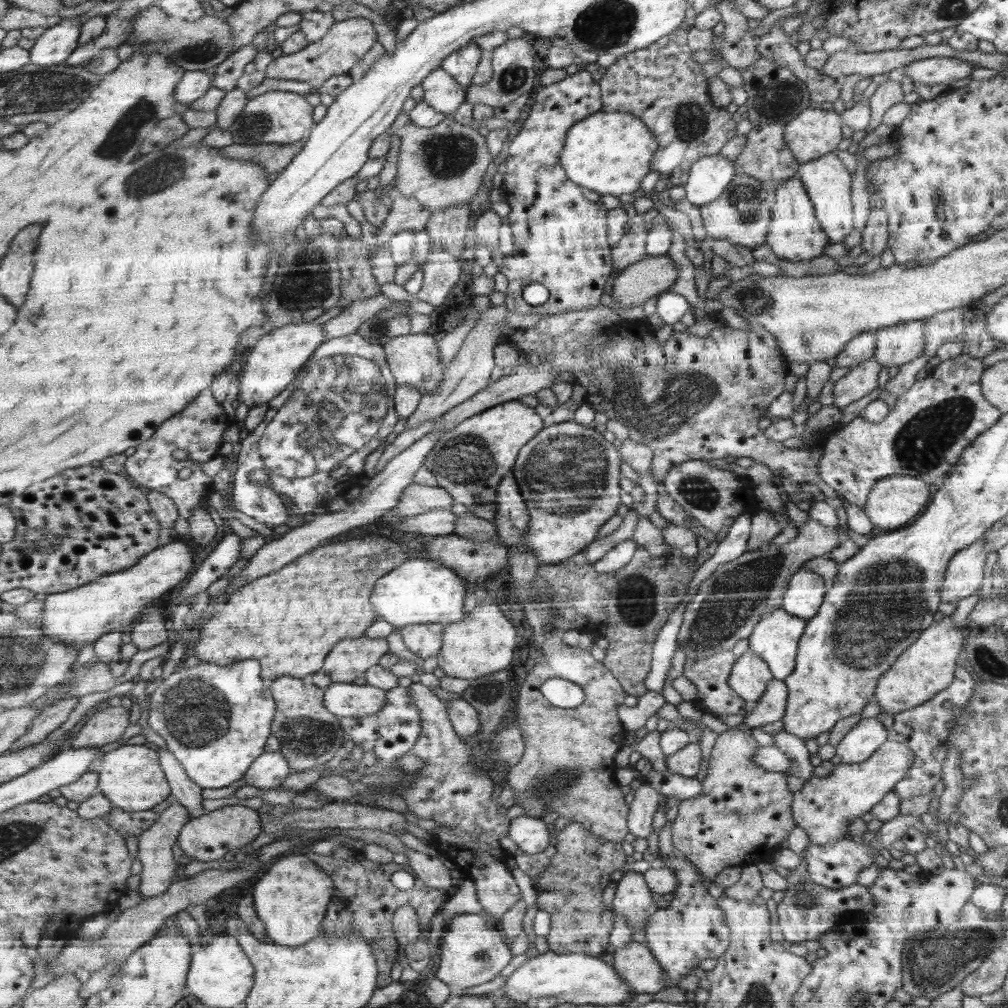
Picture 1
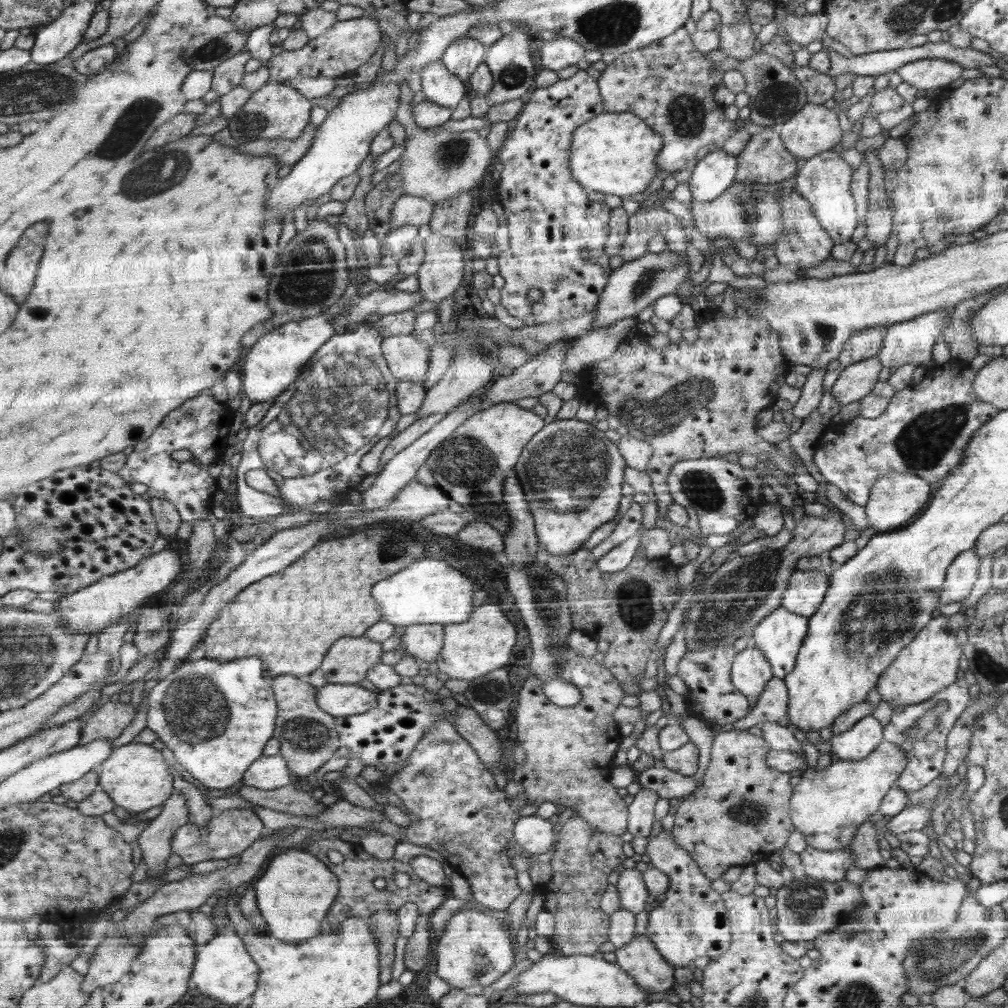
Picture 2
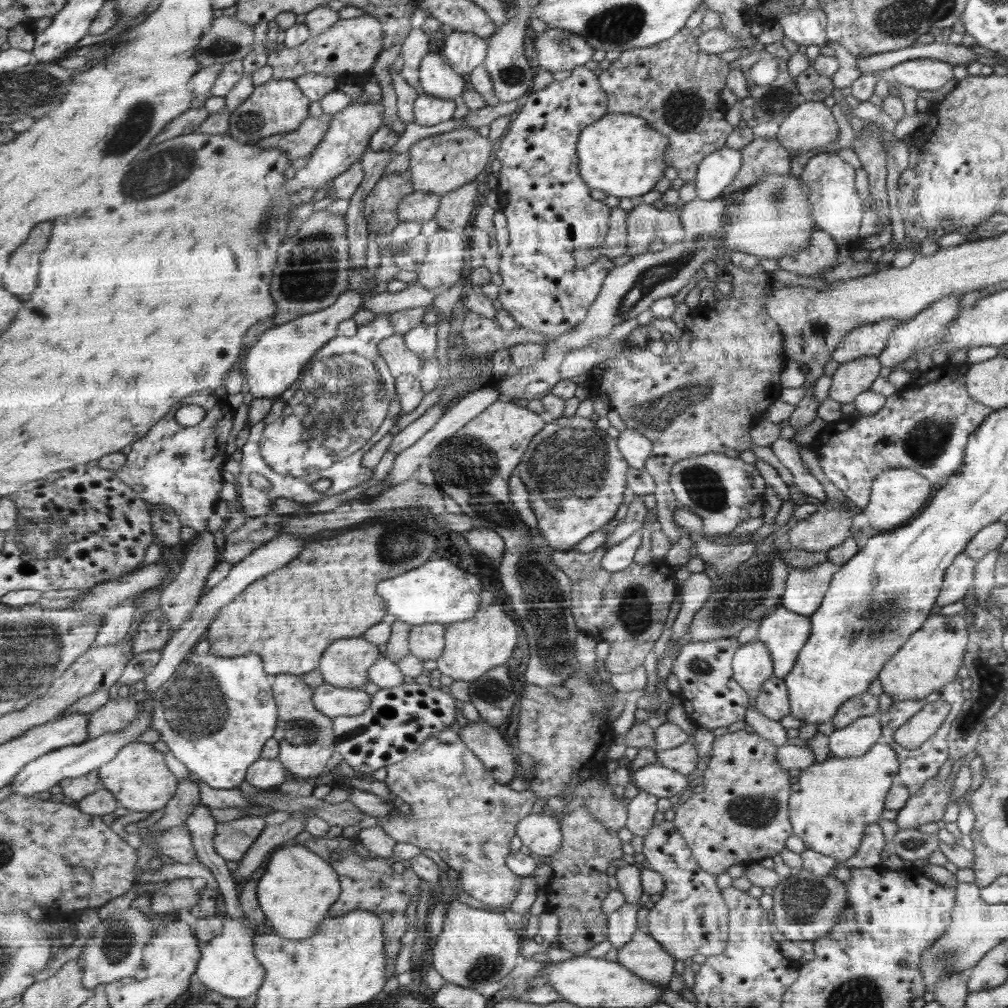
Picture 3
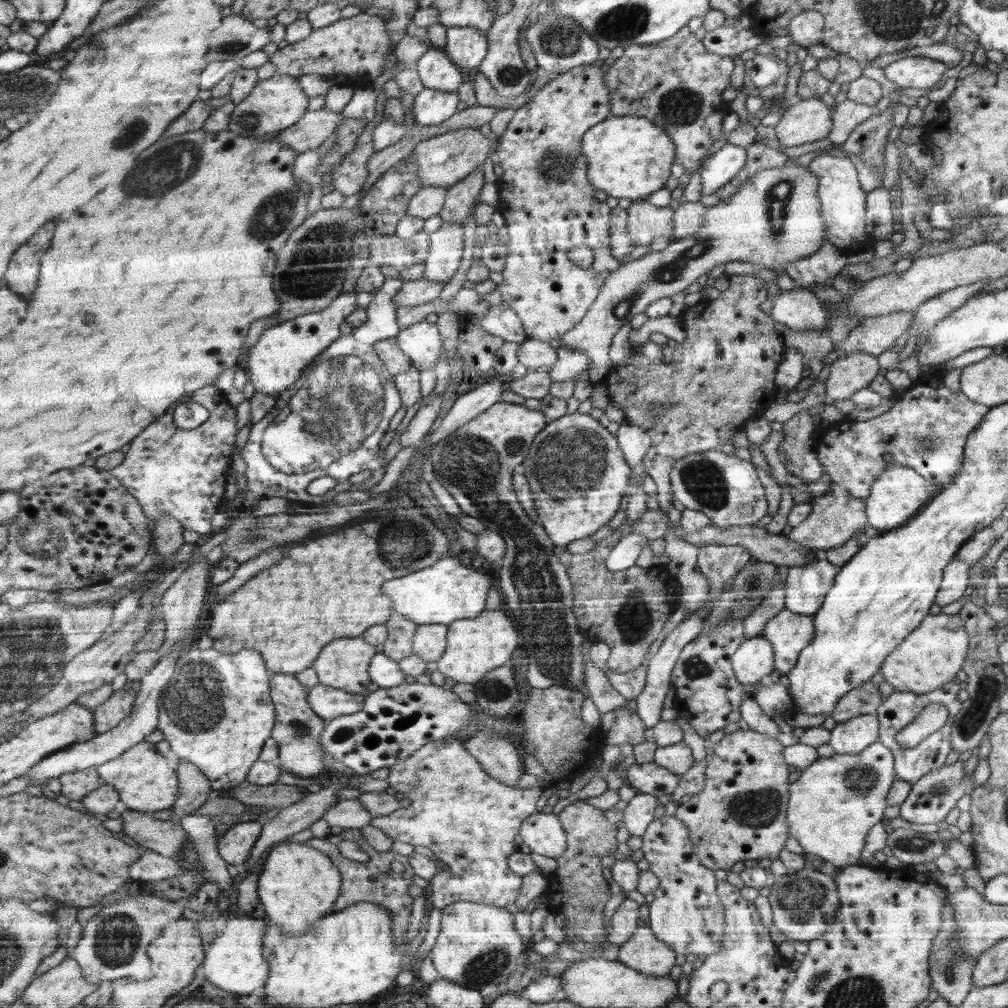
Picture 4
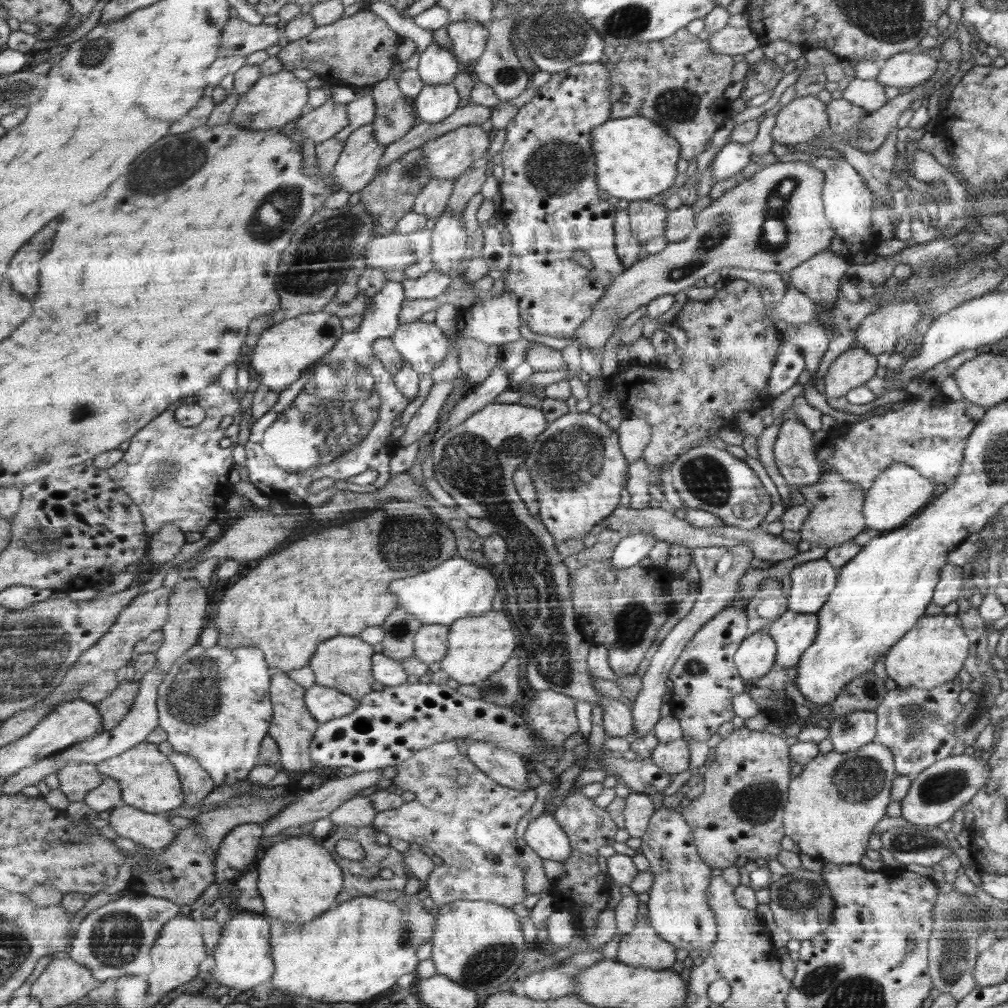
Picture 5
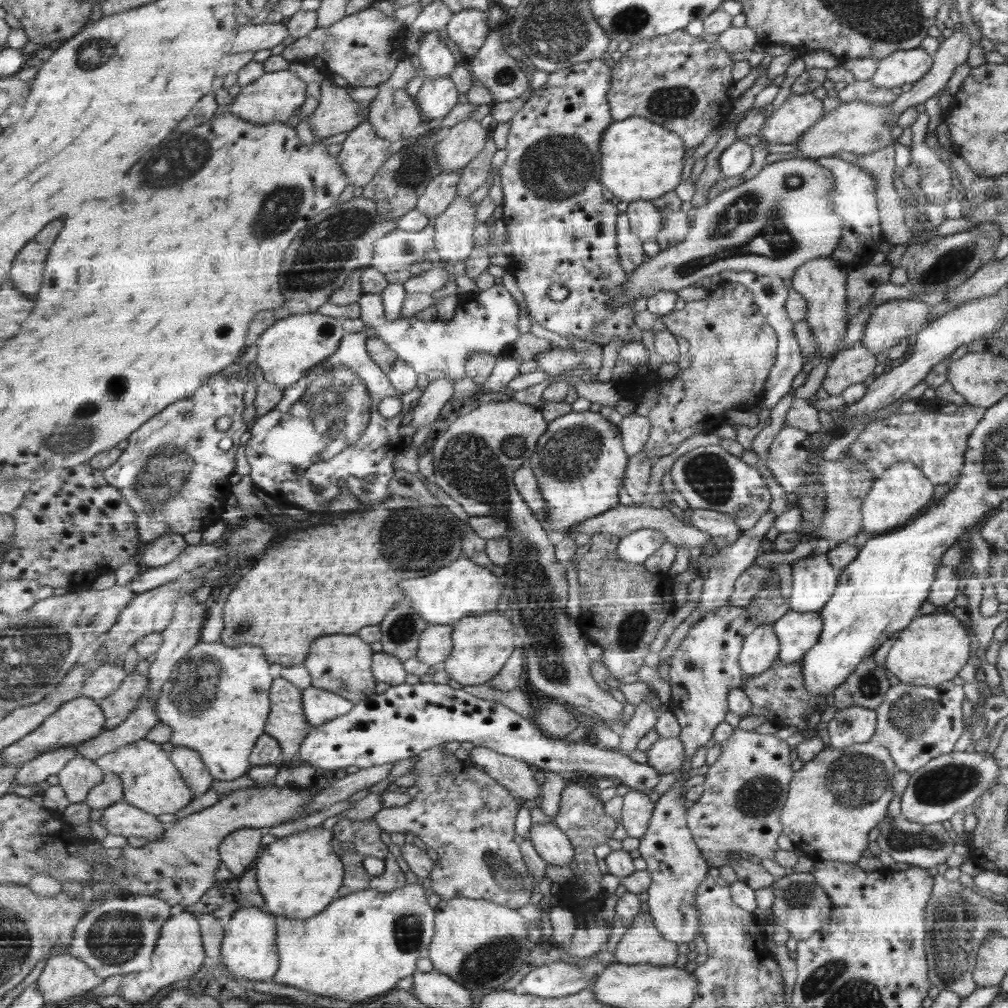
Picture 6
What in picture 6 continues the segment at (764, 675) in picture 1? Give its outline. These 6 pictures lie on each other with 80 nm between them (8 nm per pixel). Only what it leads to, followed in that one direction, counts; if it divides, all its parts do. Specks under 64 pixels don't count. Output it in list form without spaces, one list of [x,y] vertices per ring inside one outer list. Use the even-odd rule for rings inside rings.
[[[772,624],[752,627],[745,636],[740,665],[746,678],[761,675],[778,661],[780,640]]]

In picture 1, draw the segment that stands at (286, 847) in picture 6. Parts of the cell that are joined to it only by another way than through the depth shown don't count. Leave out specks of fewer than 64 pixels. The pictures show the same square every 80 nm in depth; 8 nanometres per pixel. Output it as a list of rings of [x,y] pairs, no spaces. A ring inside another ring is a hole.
[[[306,855],[283,856],[258,880],[252,900],[258,918],[266,924],[270,942],[286,947],[301,947],[322,934],[322,918],[336,891],[332,880]]]

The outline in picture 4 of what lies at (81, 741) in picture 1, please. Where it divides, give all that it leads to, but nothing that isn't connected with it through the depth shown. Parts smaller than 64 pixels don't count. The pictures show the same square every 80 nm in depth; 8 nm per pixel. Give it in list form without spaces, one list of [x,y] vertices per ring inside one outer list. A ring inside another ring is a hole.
[[[123,688],[115,691],[107,703],[95,710],[98,734],[114,730],[130,717],[136,708],[138,697],[139,694],[133,689],[126,690],[126,688]]]

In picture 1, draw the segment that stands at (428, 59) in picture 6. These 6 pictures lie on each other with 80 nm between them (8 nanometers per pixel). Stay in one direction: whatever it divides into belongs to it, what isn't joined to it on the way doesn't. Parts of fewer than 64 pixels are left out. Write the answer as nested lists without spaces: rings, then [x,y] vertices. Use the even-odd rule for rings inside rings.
[[[441,67],[425,79],[420,86],[424,91],[423,101],[446,116],[452,116],[465,101],[466,93],[463,86],[458,84],[458,81],[448,72],[444,72]]]

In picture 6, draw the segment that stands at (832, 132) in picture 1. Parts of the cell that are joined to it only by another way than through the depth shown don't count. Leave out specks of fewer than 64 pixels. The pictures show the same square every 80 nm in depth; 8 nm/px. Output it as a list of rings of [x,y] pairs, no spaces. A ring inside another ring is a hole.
[[[812,93],[791,94],[778,110],[767,115],[759,134],[769,143],[792,144],[825,114],[822,100]]]

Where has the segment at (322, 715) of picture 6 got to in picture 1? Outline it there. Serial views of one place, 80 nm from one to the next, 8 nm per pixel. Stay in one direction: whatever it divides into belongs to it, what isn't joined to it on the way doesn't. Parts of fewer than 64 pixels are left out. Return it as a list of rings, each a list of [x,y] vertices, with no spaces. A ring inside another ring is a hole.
[[[333,683],[325,688],[324,706],[339,718],[373,715],[388,703],[388,691],[373,685]]]

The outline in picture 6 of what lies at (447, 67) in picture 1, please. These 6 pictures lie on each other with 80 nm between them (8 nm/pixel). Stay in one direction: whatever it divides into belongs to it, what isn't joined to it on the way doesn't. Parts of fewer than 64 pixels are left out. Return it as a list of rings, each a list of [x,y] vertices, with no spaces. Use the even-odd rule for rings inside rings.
[[[476,8],[455,12],[445,29],[446,34],[460,47],[463,61],[474,58],[484,46],[486,36],[489,36],[482,11]]]

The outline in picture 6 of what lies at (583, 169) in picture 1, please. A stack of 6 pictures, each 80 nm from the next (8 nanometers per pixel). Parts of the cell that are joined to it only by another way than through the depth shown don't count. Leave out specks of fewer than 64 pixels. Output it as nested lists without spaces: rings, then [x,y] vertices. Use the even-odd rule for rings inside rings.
[[[641,116],[614,121],[601,136],[600,182],[616,198],[629,204],[658,199],[680,184],[684,145],[678,133]]]

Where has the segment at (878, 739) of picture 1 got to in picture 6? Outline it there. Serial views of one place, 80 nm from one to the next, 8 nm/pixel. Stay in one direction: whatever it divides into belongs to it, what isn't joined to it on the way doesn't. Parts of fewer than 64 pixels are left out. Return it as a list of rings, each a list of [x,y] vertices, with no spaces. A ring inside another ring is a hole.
[[[857,706],[838,709],[827,726],[829,746],[846,748],[868,743],[876,734],[876,726],[875,709]]]

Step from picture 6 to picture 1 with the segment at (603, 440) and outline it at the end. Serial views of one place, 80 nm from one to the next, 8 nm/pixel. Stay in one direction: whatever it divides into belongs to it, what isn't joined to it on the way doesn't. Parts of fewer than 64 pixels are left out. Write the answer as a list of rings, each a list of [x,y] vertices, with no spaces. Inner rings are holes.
[[[567,421],[552,424],[537,435],[520,450],[517,463],[514,466],[515,482],[520,494],[528,506],[530,522],[524,533],[524,550],[532,551],[538,560],[544,564],[556,564],[570,559],[580,551],[584,552],[594,536],[598,534],[600,526],[616,514],[620,506],[620,460],[619,450],[610,442],[602,438],[603,434],[586,428],[584,424]]]

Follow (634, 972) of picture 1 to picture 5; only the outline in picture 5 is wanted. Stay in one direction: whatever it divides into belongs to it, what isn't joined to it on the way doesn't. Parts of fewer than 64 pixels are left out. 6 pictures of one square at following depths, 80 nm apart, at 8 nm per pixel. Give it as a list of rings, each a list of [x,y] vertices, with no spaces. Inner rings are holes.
[[[639,915],[637,924],[619,943],[616,961],[654,970],[670,969],[676,959],[676,949],[664,942],[650,925],[649,918]]]

